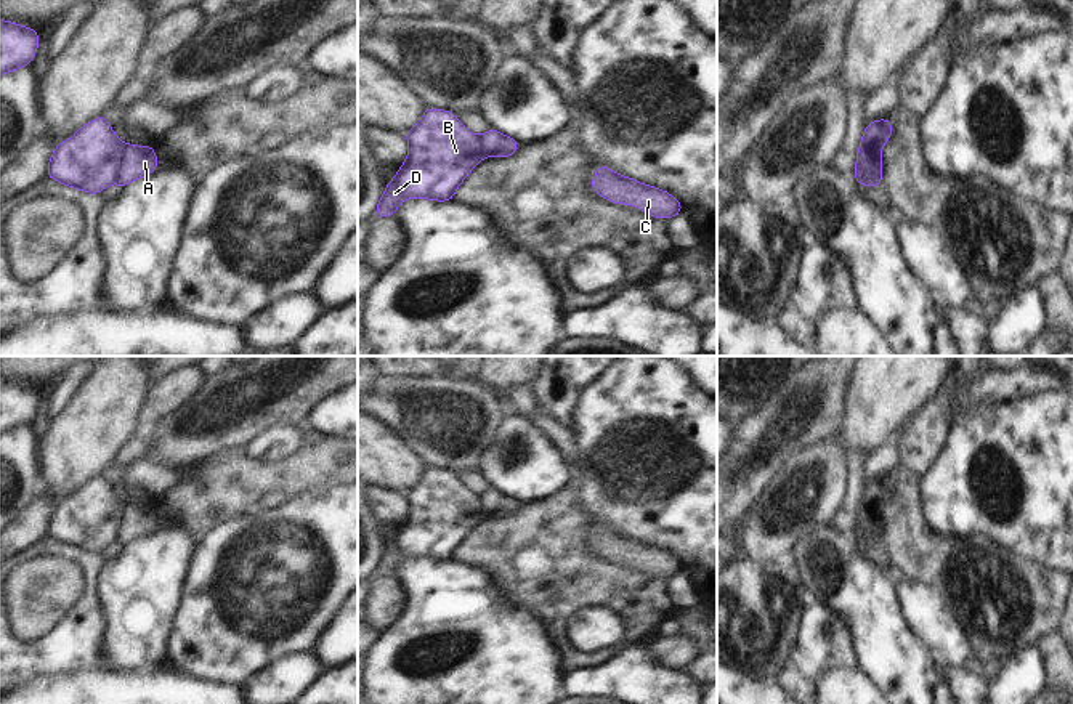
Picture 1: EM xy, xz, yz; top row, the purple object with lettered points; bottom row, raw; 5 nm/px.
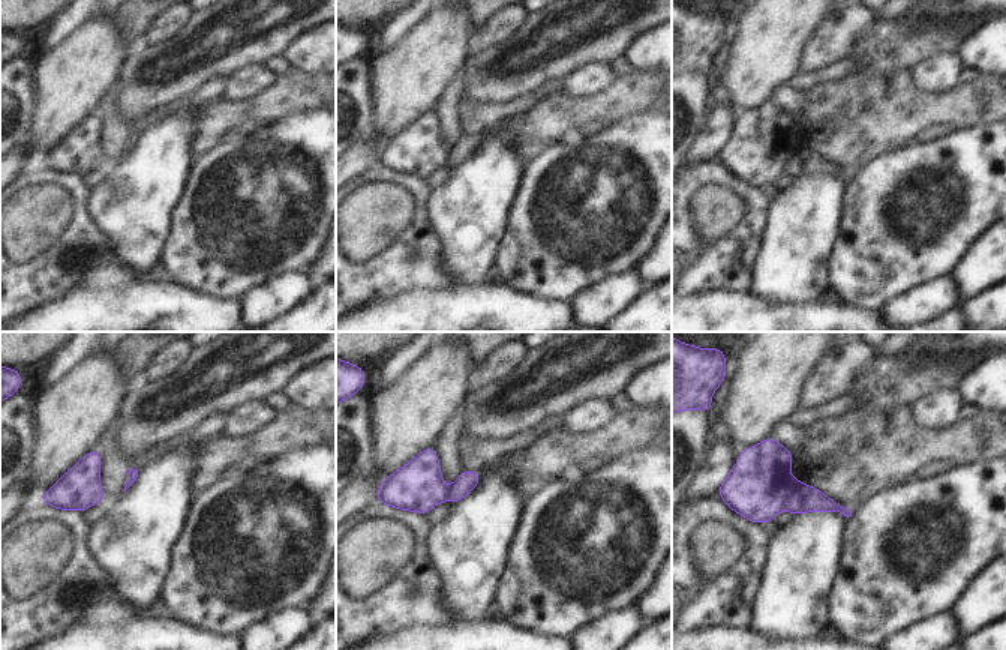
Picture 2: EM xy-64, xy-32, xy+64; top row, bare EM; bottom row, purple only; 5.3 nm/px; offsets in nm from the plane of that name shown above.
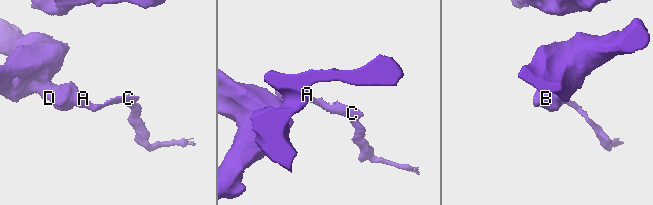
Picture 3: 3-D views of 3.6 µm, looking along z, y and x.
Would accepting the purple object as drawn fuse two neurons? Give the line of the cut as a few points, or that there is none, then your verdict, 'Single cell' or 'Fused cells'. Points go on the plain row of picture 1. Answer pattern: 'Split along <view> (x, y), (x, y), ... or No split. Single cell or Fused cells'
Split along xy (125, 505), (114, 539). Fused cells.

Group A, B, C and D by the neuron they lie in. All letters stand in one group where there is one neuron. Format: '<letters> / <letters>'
A C / B D

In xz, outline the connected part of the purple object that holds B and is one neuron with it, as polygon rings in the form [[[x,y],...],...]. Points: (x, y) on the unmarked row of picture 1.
[[[427,467],[422,479],[404,492],[404,497],[411,505],[407,520],[399,526],[398,534],[388,540],[374,576],[391,577],[399,561],[412,556],[452,560],[456,548],[481,520],[478,496],[468,491],[451,470]]]

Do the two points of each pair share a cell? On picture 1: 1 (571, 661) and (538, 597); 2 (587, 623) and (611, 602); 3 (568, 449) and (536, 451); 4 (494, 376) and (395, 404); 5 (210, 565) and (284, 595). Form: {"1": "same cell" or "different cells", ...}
{"1": "same cell", "2": "different cells", "3": "different cells", "4": "different cells", "5": "same cell"}

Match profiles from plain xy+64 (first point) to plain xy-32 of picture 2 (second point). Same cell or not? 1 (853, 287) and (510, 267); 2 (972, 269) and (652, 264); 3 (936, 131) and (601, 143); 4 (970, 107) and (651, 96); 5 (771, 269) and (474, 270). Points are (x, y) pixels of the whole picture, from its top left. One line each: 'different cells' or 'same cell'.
1: same cell
2: same cell
3: different cells
4: same cell
5: same cell

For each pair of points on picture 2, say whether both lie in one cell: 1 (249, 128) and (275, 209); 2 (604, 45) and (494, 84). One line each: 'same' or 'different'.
1: different
2: same

